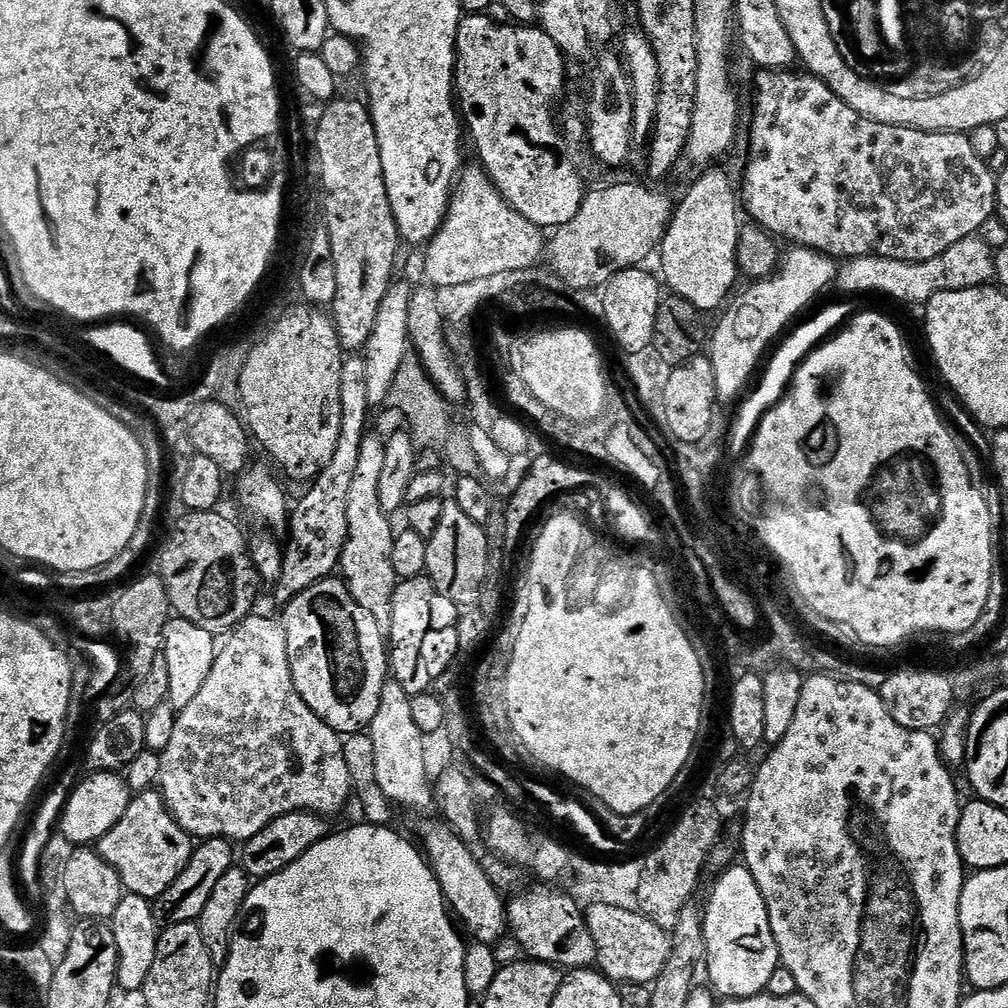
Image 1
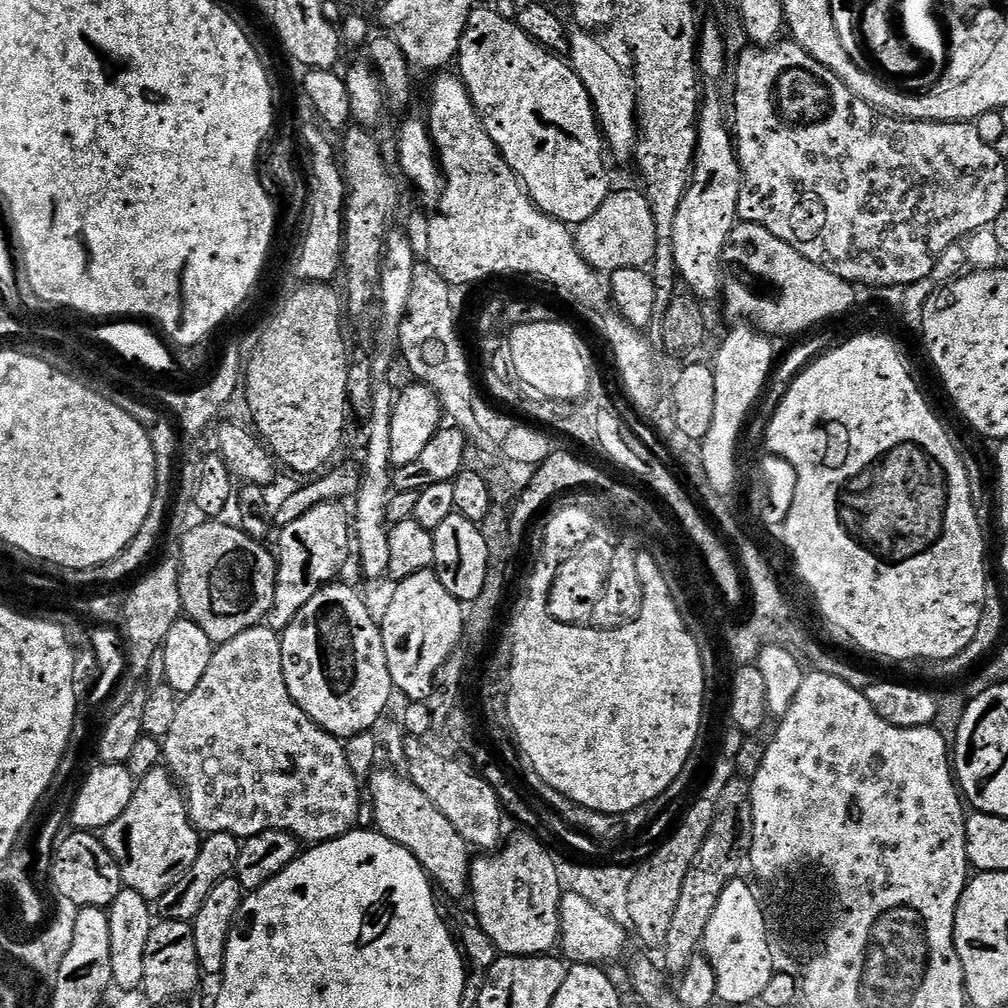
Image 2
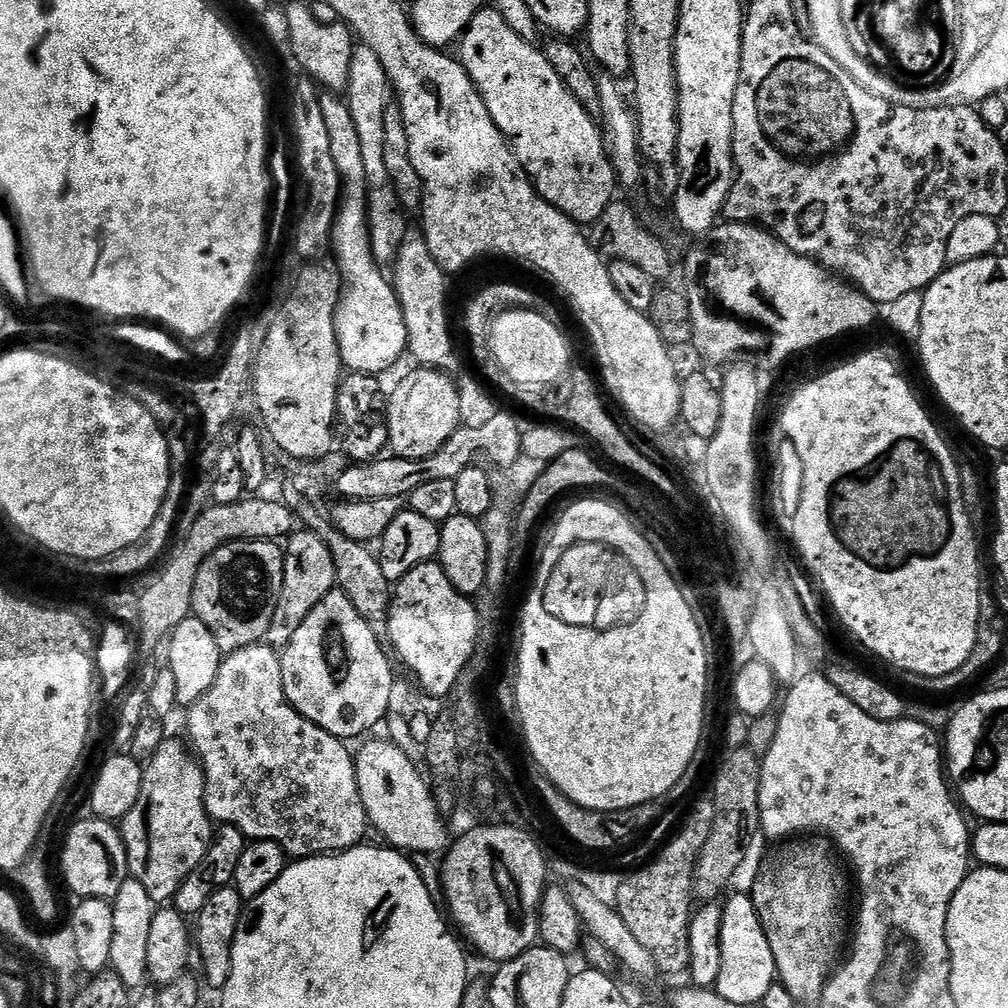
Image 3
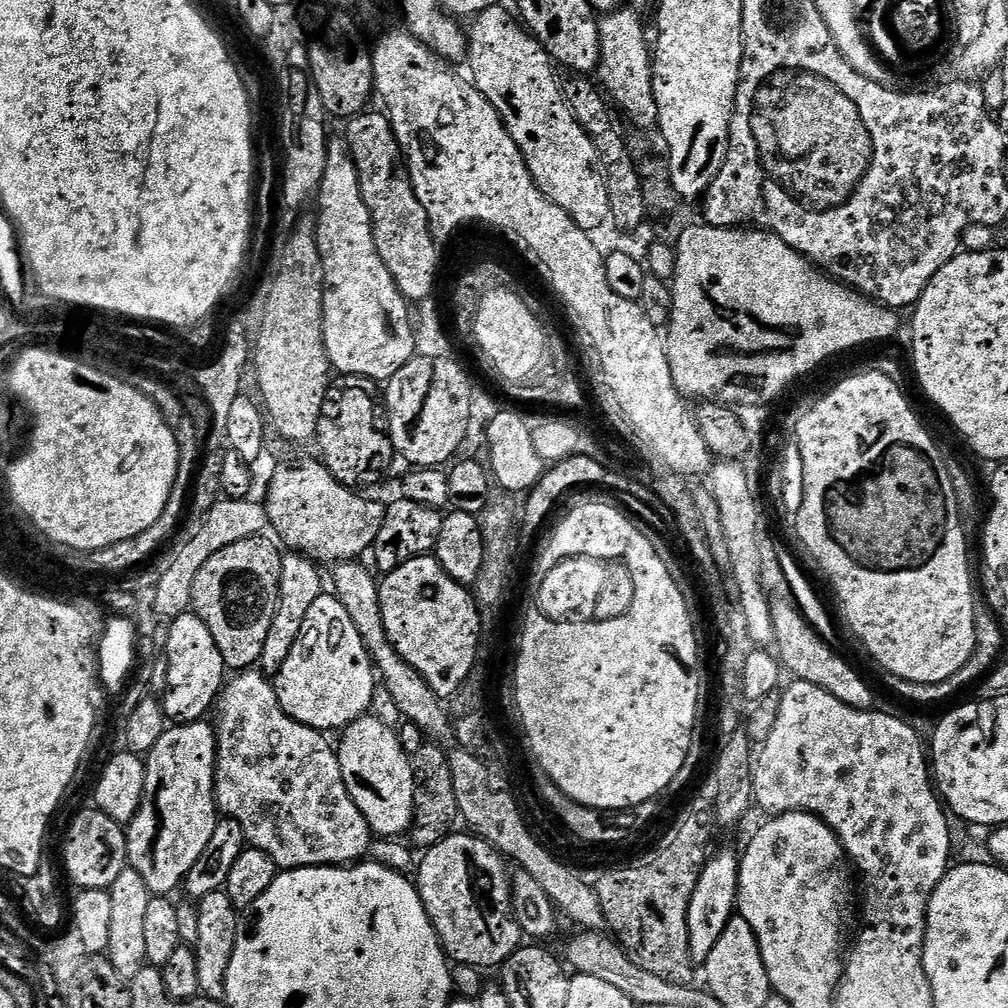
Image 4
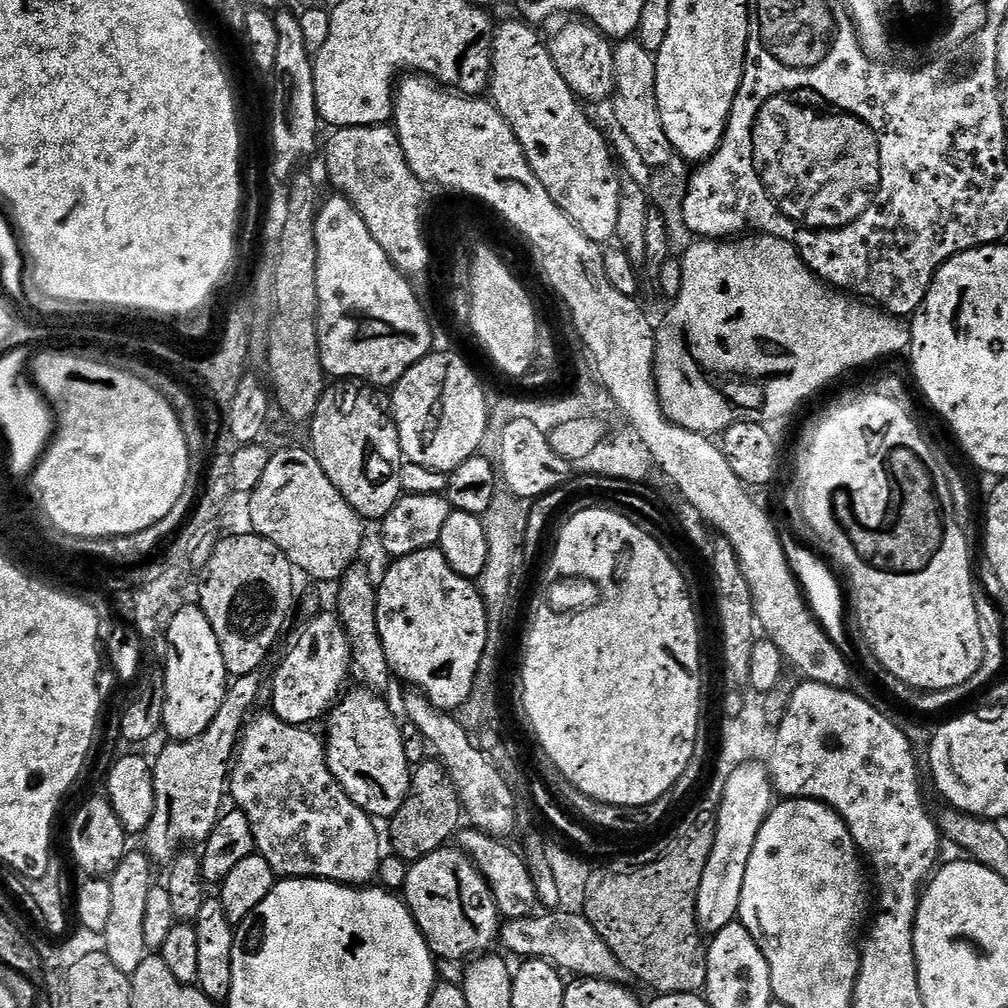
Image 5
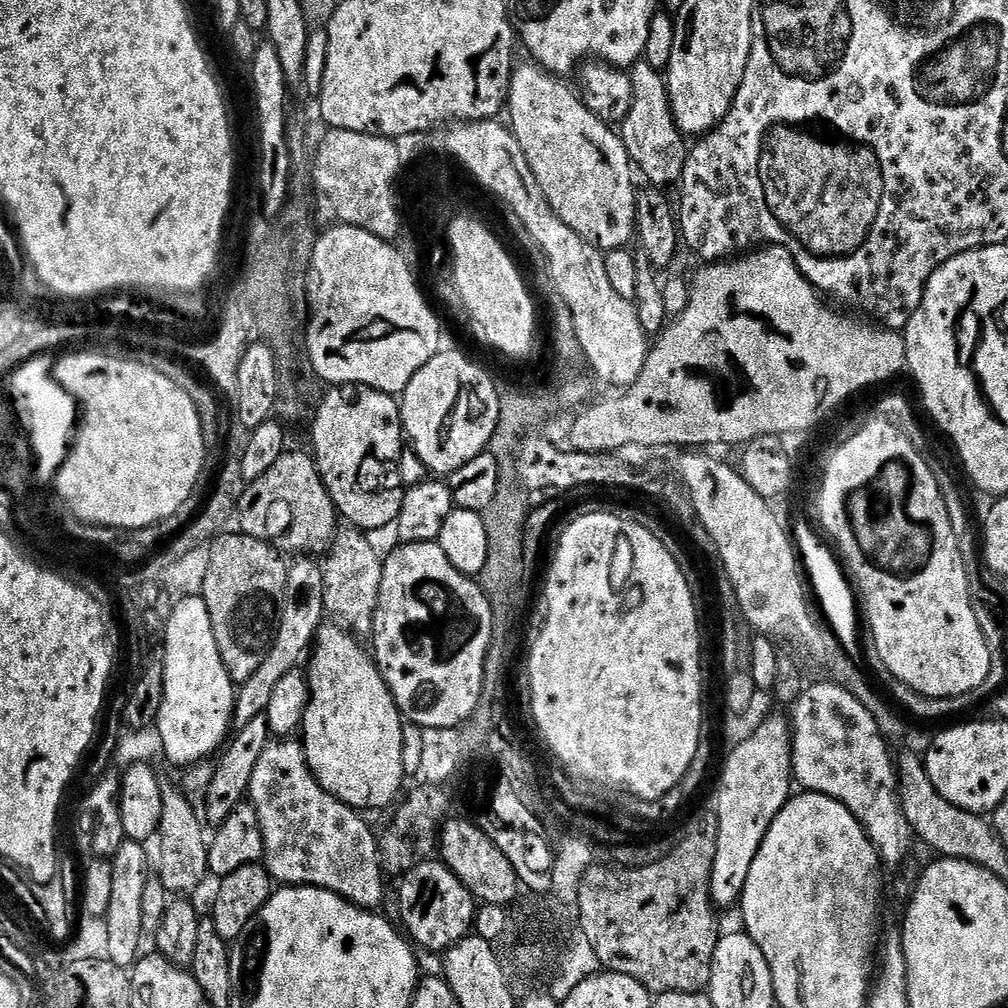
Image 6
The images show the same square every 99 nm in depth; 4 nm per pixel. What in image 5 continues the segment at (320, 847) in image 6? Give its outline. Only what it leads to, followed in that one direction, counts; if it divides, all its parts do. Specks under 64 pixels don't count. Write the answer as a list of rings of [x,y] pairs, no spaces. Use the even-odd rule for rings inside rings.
[[[275,714],[260,716],[252,725],[245,727],[242,732],[242,739],[238,744],[238,751],[234,756],[234,763],[230,768],[230,800],[233,800],[235,807],[246,814],[246,818],[252,827],[252,839],[254,848],[259,855],[264,856],[266,862],[280,878],[311,878],[313,880],[334,880],[337,884],[351,884],[353,886],[364,886],[368,880],[380,868],[380,836],[376,833],[373,817],[363,812],[344,792],[344,787],[332,776],[328,769],[328,758],[326,755],[326,744],[304,726],[288,724],[280,720]]]

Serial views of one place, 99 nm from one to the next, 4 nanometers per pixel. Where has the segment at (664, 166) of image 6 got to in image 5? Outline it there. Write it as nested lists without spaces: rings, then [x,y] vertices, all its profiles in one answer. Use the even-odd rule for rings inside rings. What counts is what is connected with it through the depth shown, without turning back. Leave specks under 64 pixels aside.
[[[627,40],[614,50],[614,64],[614,96],[619,98],[620,102],[612,102],[612,112],[629,142],[645,157],[644,162],[650,166],[649,169],[661,168],[674,153],[657,110],[655,57],[644,49],[638,40]]]

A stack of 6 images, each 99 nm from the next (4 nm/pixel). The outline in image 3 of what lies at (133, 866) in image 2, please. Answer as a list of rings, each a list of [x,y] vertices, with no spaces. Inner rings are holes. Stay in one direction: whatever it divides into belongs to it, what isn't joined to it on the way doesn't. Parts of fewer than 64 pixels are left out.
[[[166,738],[143,765],[140,803],[126,817],[127,823],[140,828],[144,824],[140,815],[148,807],[148,861],[142,879],[146,894],[157,906],[167,905],[187,875],[206,857],[214,833],[214,821],[204,805],[204,770],[189,745],[180,740]]]

